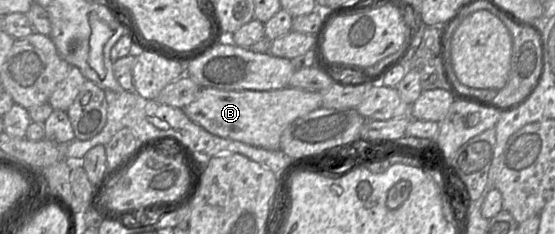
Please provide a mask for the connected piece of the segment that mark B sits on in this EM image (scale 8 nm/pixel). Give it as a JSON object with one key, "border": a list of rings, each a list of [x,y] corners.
{"border":[[[202,87],[183,112],[208,132],[252,146],[278,150],[285,128],[298,117],[321,107],[321,94],[294,87],[270,91],[222,90]]]}

